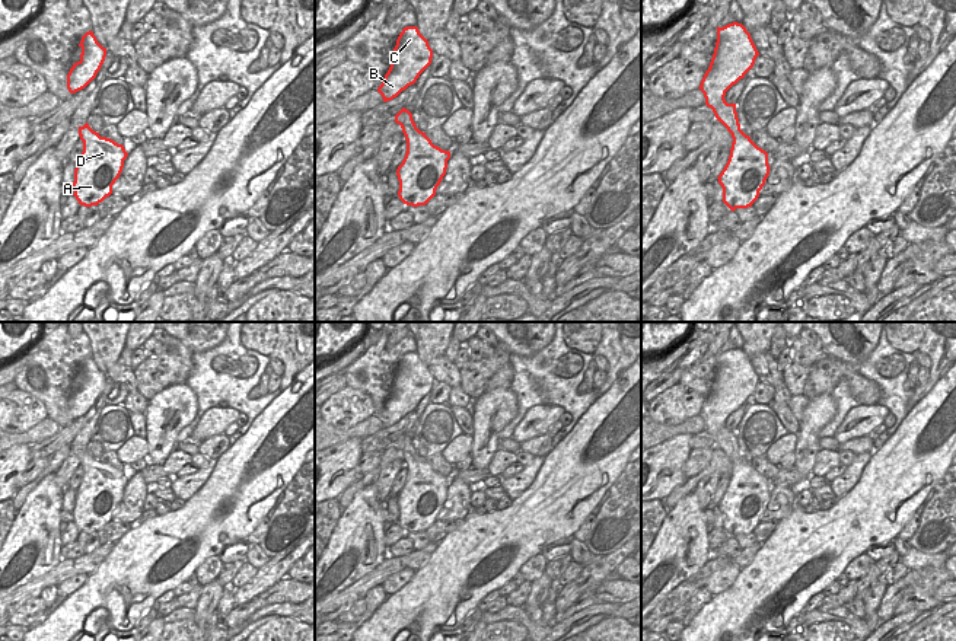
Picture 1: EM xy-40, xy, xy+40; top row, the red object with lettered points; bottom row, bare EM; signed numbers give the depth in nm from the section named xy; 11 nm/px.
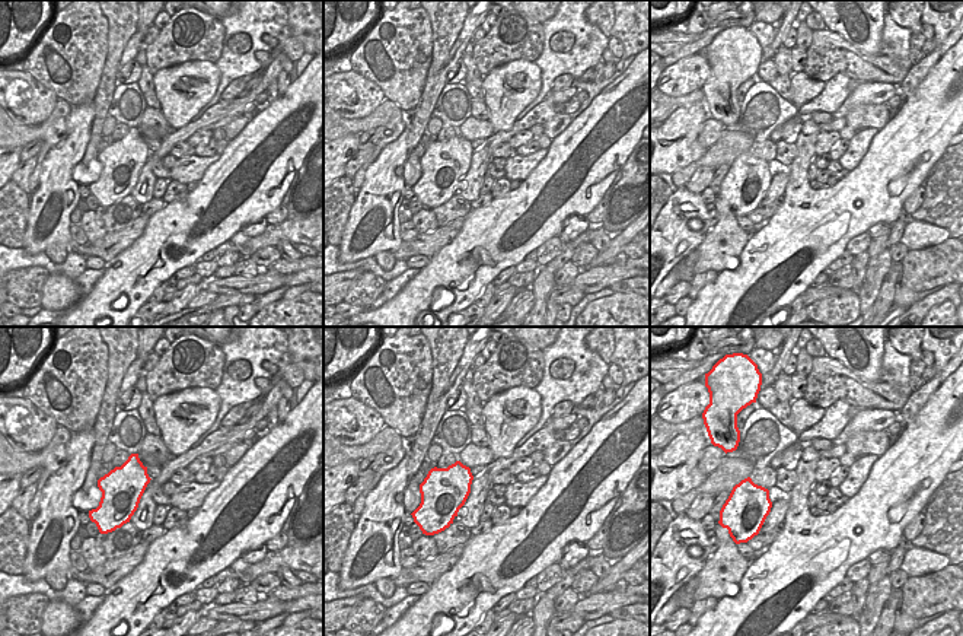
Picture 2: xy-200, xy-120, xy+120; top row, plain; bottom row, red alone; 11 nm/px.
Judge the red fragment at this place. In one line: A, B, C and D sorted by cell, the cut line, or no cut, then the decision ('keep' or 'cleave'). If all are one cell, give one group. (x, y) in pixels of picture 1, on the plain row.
A B C D | no cut | keep

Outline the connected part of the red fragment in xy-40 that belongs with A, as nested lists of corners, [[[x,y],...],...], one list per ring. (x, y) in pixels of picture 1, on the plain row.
[[[86,449],[79,453],[83,478],[76,489],[73,517],[80,532],[92,533],[112,520],[128,479],[122,471],[101,463]]]

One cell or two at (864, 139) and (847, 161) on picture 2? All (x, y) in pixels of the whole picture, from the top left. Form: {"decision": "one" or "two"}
{"decision": "one"}

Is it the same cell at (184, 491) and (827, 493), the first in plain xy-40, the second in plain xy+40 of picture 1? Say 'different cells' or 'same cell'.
different cells

